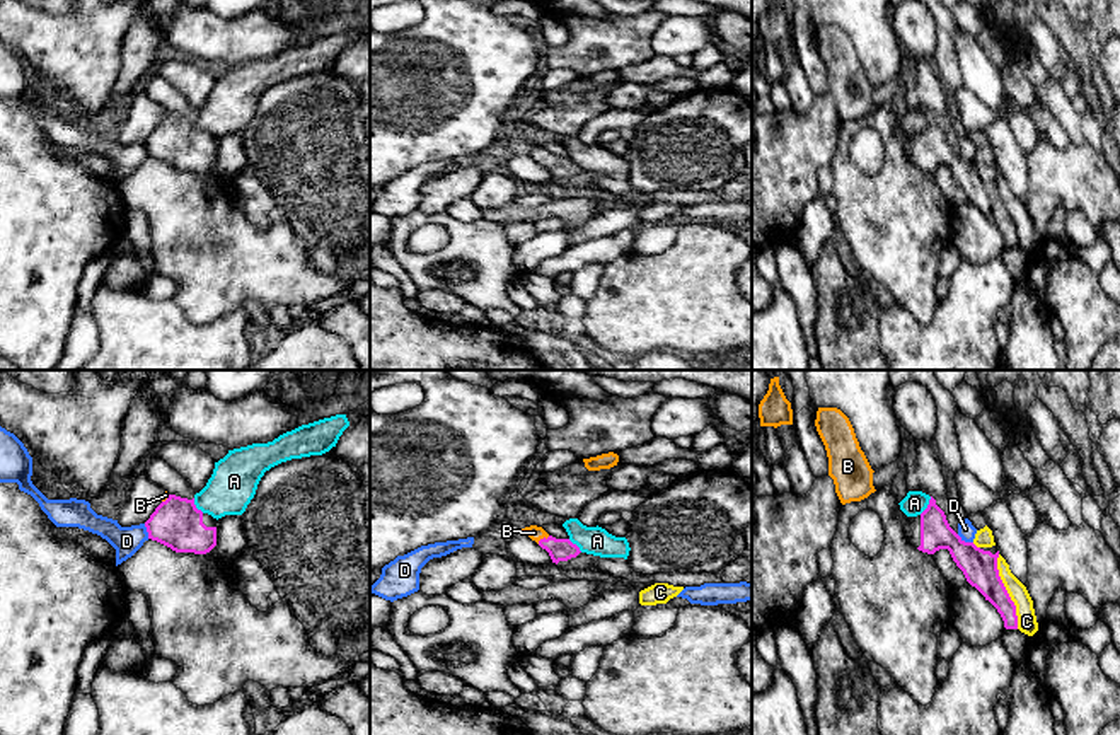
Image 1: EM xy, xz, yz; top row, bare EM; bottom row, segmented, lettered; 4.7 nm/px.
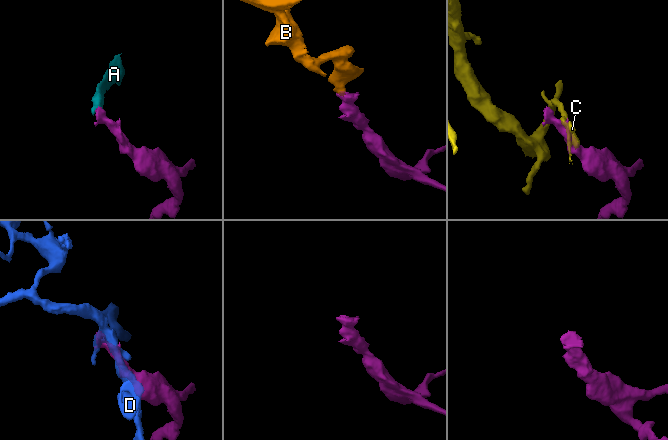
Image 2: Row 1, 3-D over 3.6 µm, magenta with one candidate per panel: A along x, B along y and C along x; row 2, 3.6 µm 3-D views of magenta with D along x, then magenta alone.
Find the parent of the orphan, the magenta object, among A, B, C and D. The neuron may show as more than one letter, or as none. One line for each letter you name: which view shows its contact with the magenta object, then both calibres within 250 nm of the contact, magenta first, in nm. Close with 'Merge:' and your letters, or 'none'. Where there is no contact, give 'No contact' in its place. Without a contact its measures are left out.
B: Touches magenta in xz. Thickness 110 nm (magenta) against 70 nm
Merge: B

